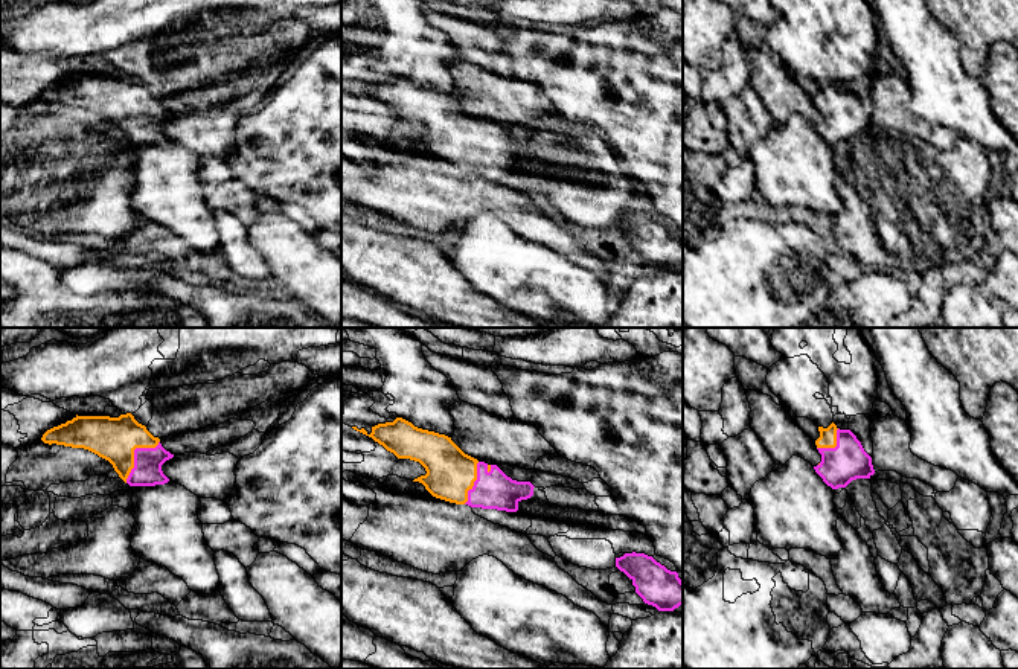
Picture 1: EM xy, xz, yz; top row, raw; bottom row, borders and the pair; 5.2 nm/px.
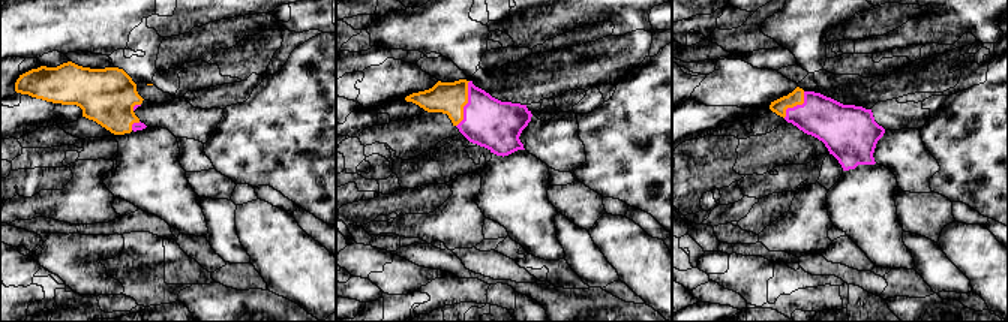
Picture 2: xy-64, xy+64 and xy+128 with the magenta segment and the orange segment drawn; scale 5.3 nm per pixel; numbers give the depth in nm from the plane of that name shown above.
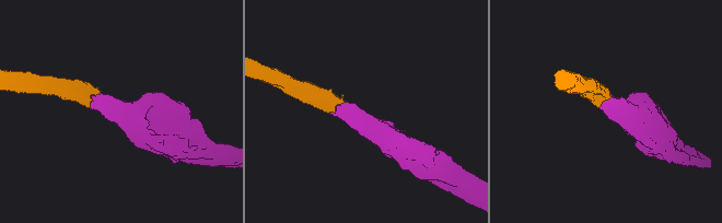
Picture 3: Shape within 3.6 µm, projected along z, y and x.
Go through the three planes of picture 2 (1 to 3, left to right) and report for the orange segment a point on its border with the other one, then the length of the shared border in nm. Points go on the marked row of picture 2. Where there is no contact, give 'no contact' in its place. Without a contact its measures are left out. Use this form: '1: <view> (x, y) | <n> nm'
1: xy-64 (134, 123) | 70 nm
2: xy+64 (467, 104) | 260 nm
3: xy+128 (797, 105) | 180 nm

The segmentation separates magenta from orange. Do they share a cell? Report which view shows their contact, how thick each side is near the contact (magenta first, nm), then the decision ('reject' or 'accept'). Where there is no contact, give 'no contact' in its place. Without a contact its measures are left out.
xy | 150/240 nm | accept

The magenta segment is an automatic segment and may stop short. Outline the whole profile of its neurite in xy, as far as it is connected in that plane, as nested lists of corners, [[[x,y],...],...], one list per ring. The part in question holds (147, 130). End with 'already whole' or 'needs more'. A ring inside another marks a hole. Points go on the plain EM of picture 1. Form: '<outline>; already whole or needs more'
[[[131,72],[119,76],[76,73],[72,79],[47,88],[41,99],[98,113],[108,119],[130,145],[155,145],[169,140],[162,123],[174,113],[166,110],[160,98]]]; needs more

